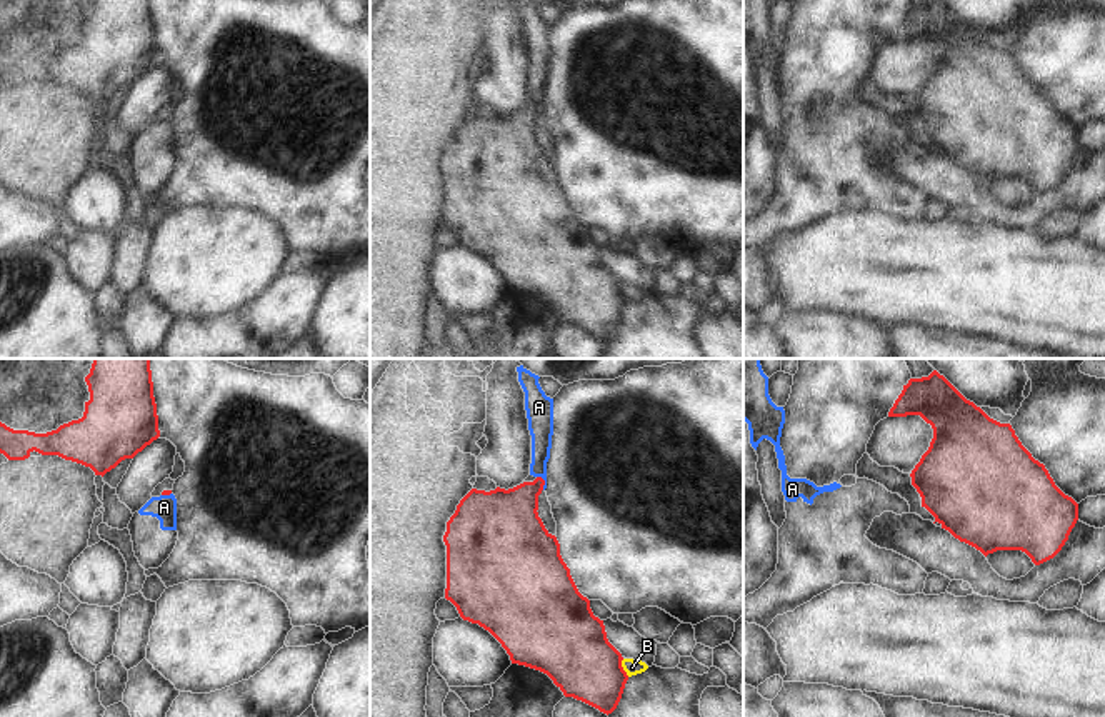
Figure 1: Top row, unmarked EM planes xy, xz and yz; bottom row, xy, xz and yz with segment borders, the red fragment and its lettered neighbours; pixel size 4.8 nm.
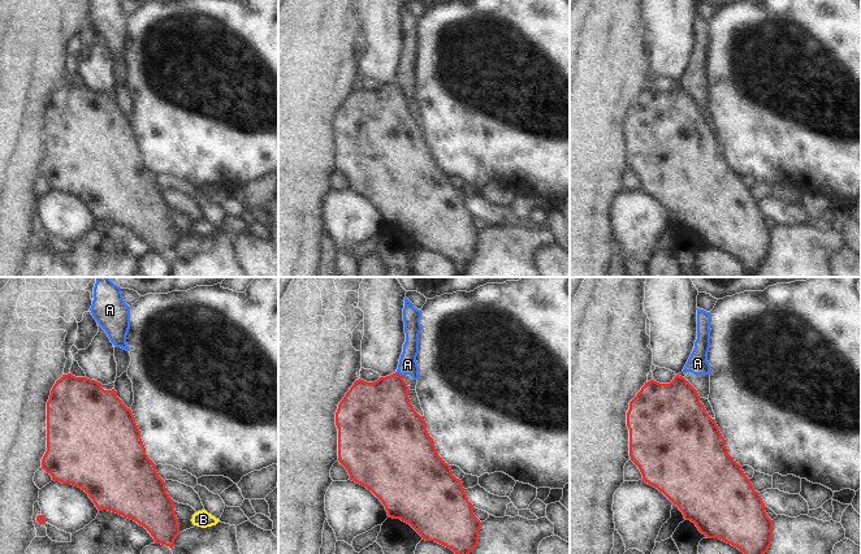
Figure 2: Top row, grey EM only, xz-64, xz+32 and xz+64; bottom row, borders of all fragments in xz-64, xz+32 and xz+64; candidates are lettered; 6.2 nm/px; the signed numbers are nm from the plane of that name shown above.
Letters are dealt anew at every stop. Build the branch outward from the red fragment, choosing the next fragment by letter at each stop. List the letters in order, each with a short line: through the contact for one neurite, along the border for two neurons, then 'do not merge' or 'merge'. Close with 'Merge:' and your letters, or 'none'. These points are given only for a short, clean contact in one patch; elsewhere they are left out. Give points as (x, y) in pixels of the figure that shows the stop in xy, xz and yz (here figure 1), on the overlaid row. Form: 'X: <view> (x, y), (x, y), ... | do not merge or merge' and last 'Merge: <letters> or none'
A: xz (537, 476), (544, 481), (544, 489) | do not merge
B: xz (622, 659), (622, 669), (629, 676) | do not merge
Merge: none

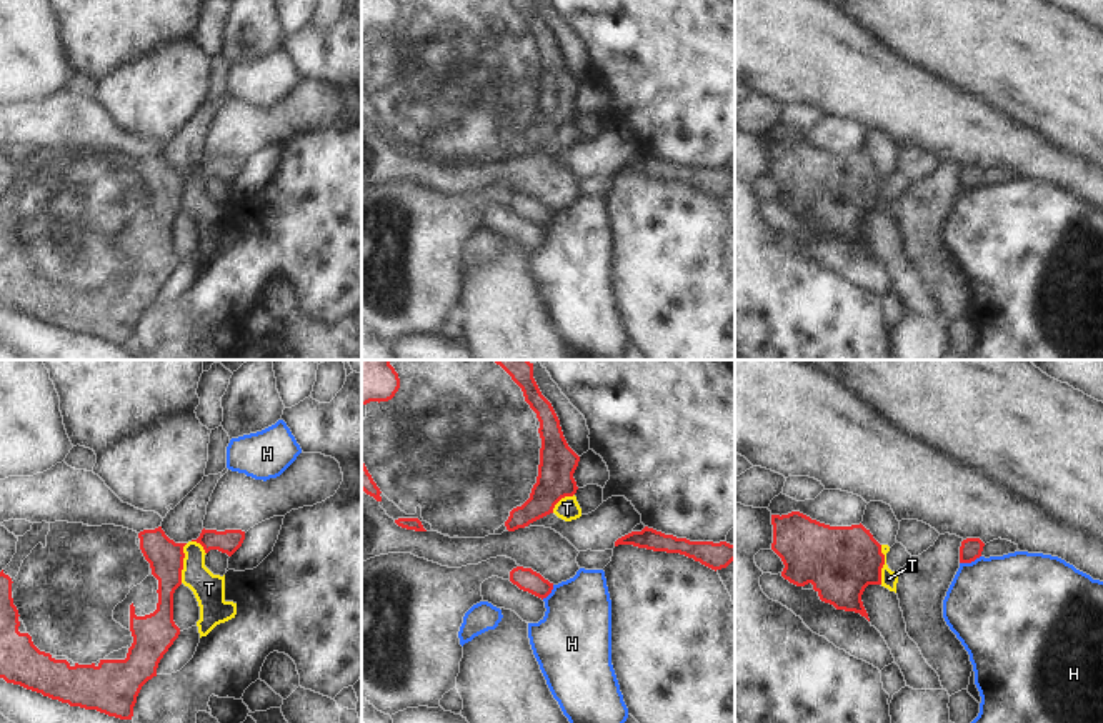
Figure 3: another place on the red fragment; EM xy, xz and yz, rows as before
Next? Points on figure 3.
H: do not merge
T: xy (187, 543), (184, 547), (180, 582) | do not merge
Merge: none

